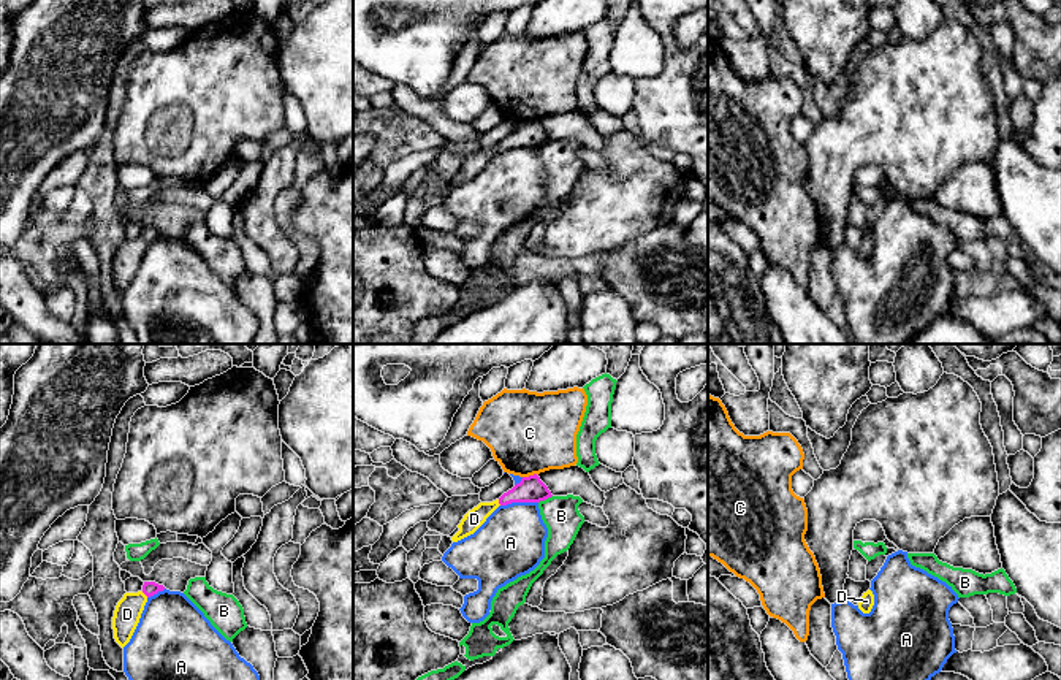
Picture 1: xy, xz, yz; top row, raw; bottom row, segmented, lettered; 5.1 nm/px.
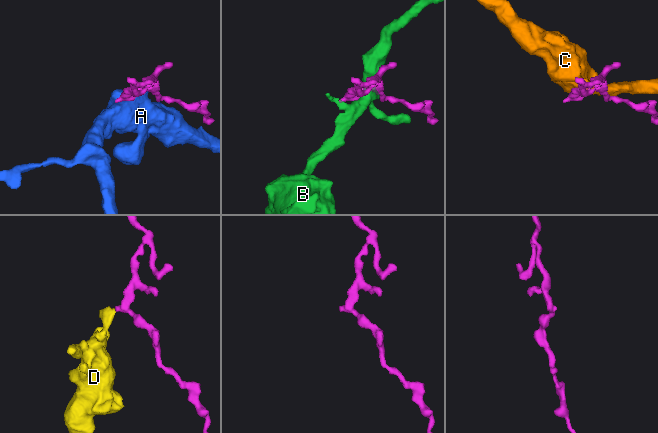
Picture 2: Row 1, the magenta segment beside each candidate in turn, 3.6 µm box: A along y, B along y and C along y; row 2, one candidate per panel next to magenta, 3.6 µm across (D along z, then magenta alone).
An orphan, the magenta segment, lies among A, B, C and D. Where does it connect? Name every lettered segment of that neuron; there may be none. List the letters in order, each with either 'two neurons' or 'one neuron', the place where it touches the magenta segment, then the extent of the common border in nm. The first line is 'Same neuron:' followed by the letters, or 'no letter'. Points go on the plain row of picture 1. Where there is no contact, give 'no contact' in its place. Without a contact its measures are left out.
Same neuron: D
A: two neurons | xz (518, 146) | 190 nm
B: two neurons | xz (545, 143) | 80 nm
C: two neurons | xz (529, 121) | 80 nm
D: one neuron | xy (144, 238) | 50 nm

